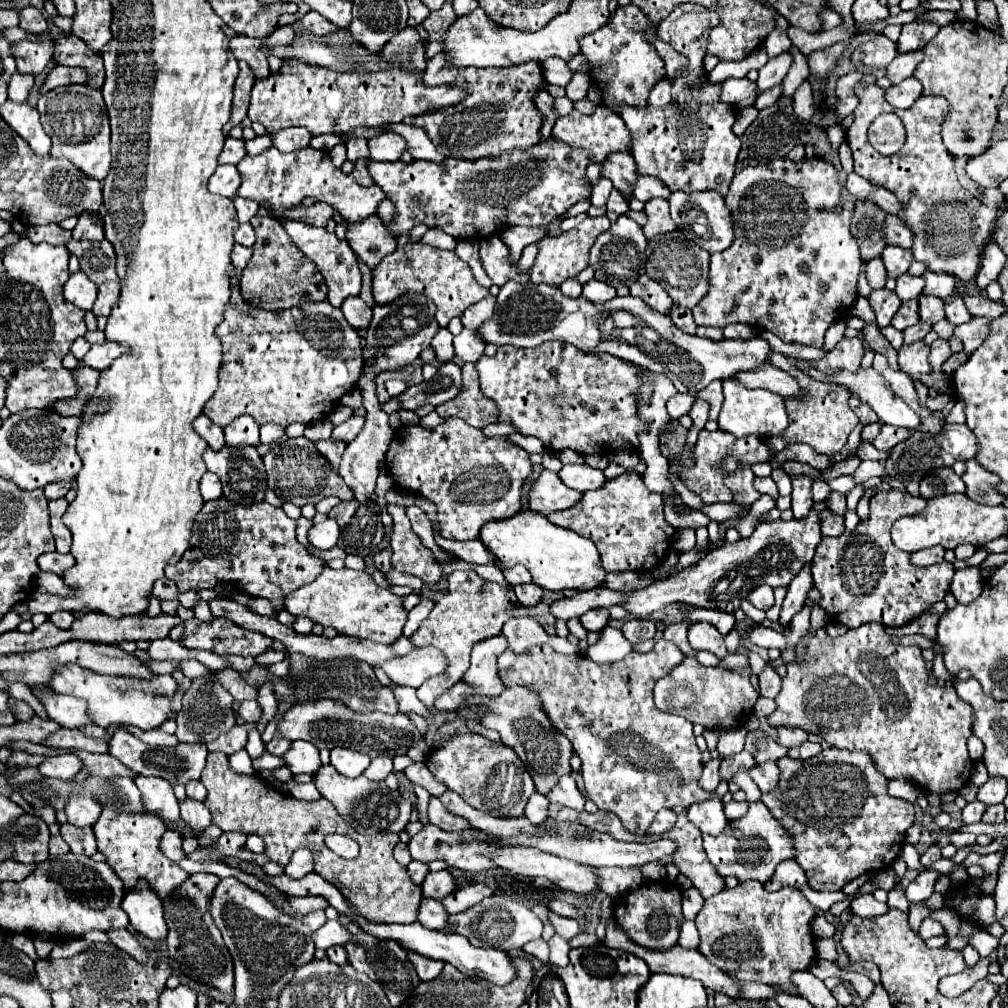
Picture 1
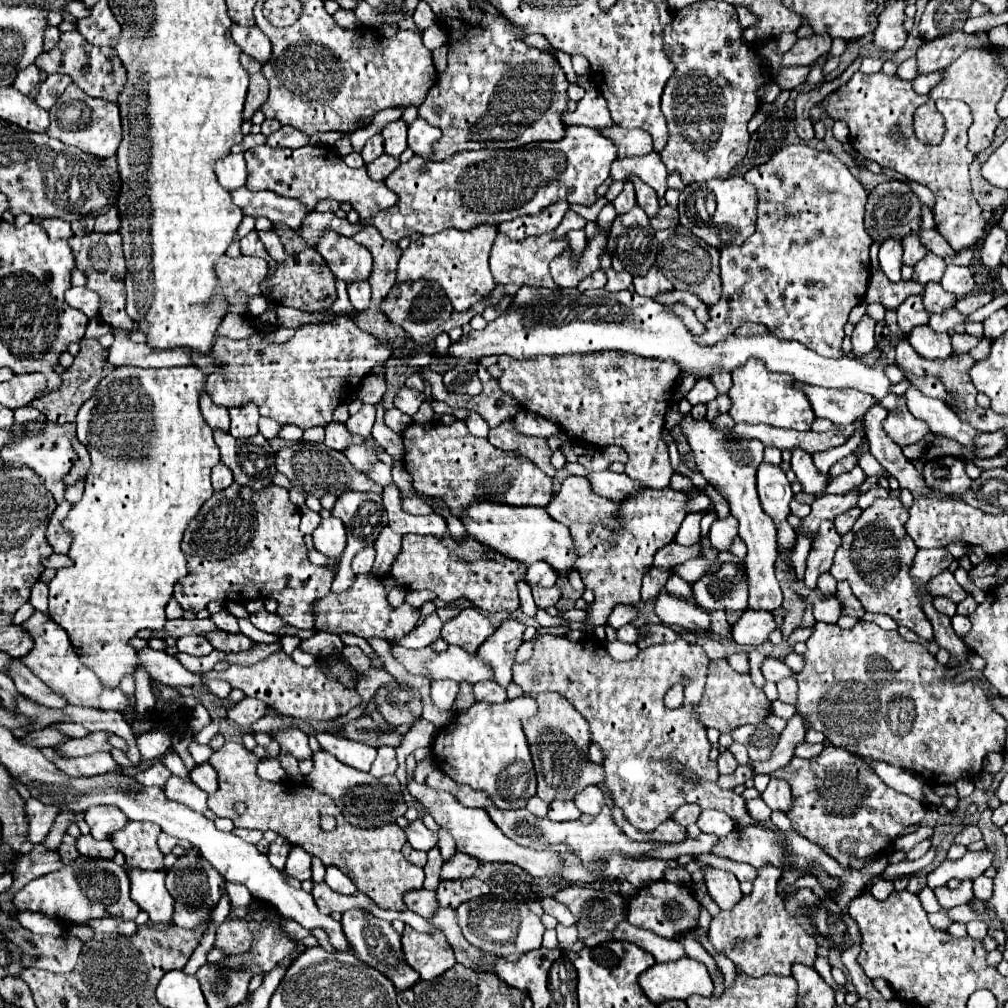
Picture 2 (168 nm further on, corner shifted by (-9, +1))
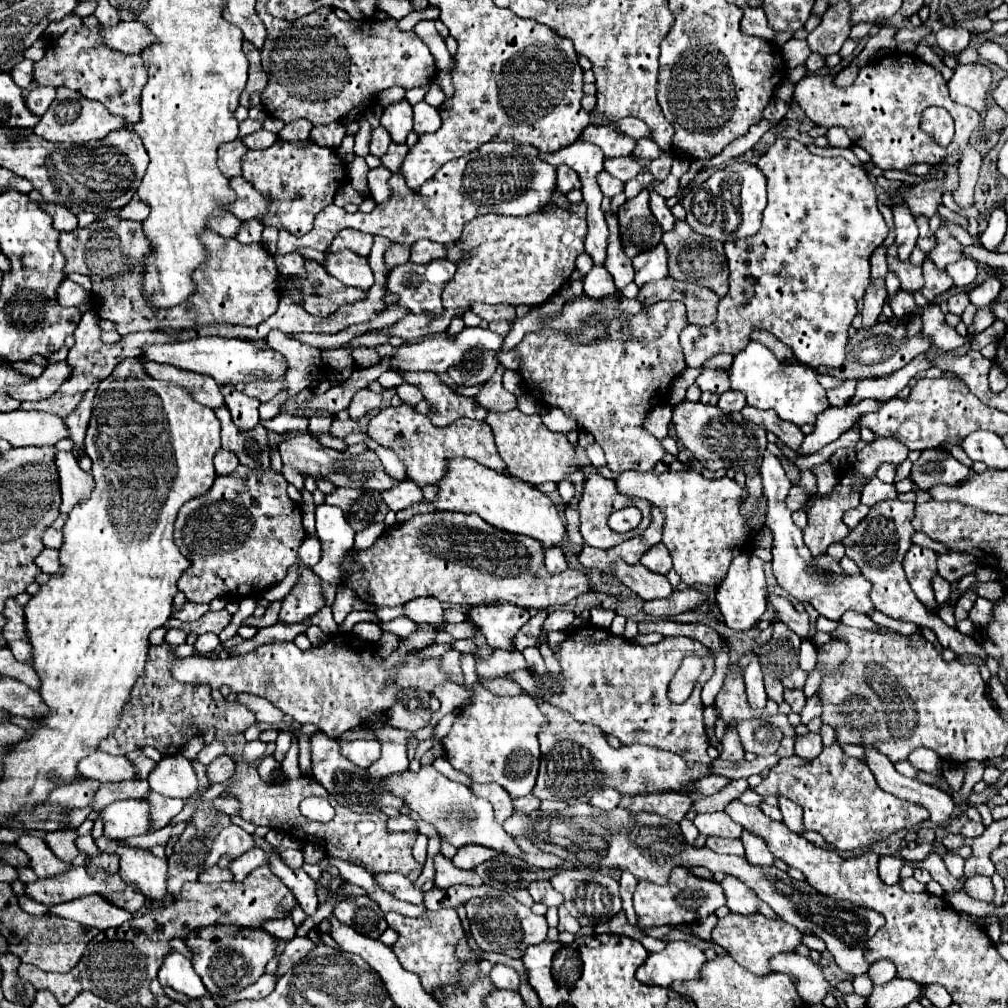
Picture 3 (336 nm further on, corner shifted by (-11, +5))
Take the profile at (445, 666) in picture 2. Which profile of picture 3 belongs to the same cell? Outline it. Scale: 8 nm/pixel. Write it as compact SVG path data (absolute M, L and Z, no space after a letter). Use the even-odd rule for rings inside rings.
M495 651L489 659L475 659L475 673L485 679L507 677L519 669L525 669L525 659L519 651Z

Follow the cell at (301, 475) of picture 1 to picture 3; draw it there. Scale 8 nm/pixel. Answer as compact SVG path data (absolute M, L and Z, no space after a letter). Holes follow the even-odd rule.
M309 433L295 435L285 439L279 445L279 453L283 459L283 465L293 467L299 471L303 477L313 477L313 479L329 479L335 487L353 487L353 489L377 489L377 491L387 491L389 487L395 487L397 481L391 479L375 455L375 451L367 451L361 455L349 455L341 453L329 447L323 447L317 439L313 439Z

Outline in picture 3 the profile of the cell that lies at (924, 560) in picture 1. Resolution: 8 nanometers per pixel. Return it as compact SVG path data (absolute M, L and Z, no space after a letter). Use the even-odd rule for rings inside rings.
M913 545L905 555L903 569L907 573L907 579L917 599L927 607L927 611L937 613L941 605L935 601L933 585L931 585L933 575L937 575L937 553L927 547Z

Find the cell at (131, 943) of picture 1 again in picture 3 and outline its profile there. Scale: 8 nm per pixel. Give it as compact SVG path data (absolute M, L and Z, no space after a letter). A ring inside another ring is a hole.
M99 895L73 899L69 903L51 907L49 913L57 917L73 919L87 927L97 927L99 931L105 931L109 927L121 927L125 921L133 919L129 911L121 911L119 907L113 907L111 903L105 903L105 899L99 899Z

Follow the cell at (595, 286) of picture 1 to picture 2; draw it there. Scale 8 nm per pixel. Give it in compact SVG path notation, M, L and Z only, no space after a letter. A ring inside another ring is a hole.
M607 269L607 285L605 289L607 291L623 291L623 289L629 289L631 283L633 283L633 277L627 273L627 271L613 271L613 269Z

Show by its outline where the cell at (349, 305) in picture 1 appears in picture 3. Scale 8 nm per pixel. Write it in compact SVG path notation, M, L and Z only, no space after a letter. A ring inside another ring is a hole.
M327 251L327 261L323 267L327 267L327 271L337 277L343 285L357 287L363 291L373 285L373 273L369 271L367 259L361 259L351 251L337 251L337 255Z

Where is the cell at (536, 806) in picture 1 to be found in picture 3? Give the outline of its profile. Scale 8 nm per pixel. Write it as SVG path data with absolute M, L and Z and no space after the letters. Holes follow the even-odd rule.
M527 795L527 797L521 797L521 799L513 801L513 807L517 811L523 811L523 813L531 813L531 811L539 809L539 805L541 805L541 801L535 795Z

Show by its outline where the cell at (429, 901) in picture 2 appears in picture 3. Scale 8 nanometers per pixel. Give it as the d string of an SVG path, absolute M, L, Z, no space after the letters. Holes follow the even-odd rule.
M393 873L393 875L375 875L373 879L379 887L389 891L397 899L409 901L413 905L423 905L423 891L417 889L409 879L405 879L405 875L397 875L397 873Z

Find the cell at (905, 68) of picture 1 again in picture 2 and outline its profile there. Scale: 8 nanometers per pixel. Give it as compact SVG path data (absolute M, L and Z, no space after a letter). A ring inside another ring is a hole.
M955 31L935 41L925 41L917 51L919 73L933 73L933 71L945 69L947 63L955 61L965 51L965 47L991 47L991 43L985 31L973 33L973 35Z

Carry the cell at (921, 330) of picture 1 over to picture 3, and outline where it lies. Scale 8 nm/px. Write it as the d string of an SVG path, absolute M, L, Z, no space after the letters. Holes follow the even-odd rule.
M957 293L957 295L949 297L949 301L947 301L949 313L955 313L955 315L963 315L963 311L965 311L967 305L969 305L969 297L965 297L965 293Z

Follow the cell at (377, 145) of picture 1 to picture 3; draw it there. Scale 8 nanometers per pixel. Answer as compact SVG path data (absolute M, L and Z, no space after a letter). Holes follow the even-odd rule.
M403 99L401 103L387 107L383 111L381 125L391 133L391 139L395 143L405 143L405 137L413 129L413 109L411 109L411 105Z

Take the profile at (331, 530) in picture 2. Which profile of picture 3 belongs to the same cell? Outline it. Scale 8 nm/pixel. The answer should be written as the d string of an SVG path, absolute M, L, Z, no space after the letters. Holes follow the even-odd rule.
M321 505L315 511L317 515L317 537L323 547L323 555L313 571L333 587L343 579L345 557L353 551L353 529L349 527L343 511L339 507Z

